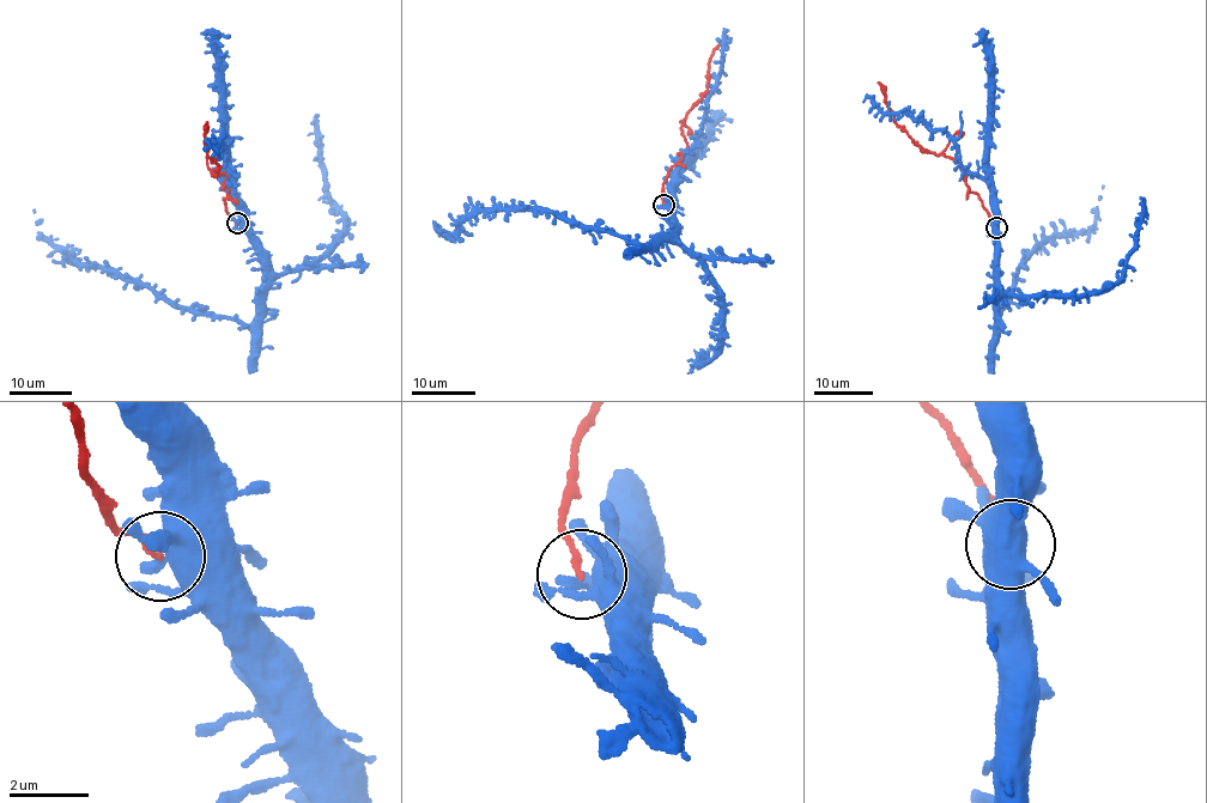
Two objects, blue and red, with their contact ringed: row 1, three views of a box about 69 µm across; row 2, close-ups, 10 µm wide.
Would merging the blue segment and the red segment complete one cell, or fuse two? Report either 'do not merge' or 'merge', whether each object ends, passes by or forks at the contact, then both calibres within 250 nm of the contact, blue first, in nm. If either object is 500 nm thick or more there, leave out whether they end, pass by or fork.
do not merge; blue ends there; red ends there; 280 nm thick on the blue side, 180 nm on the other

